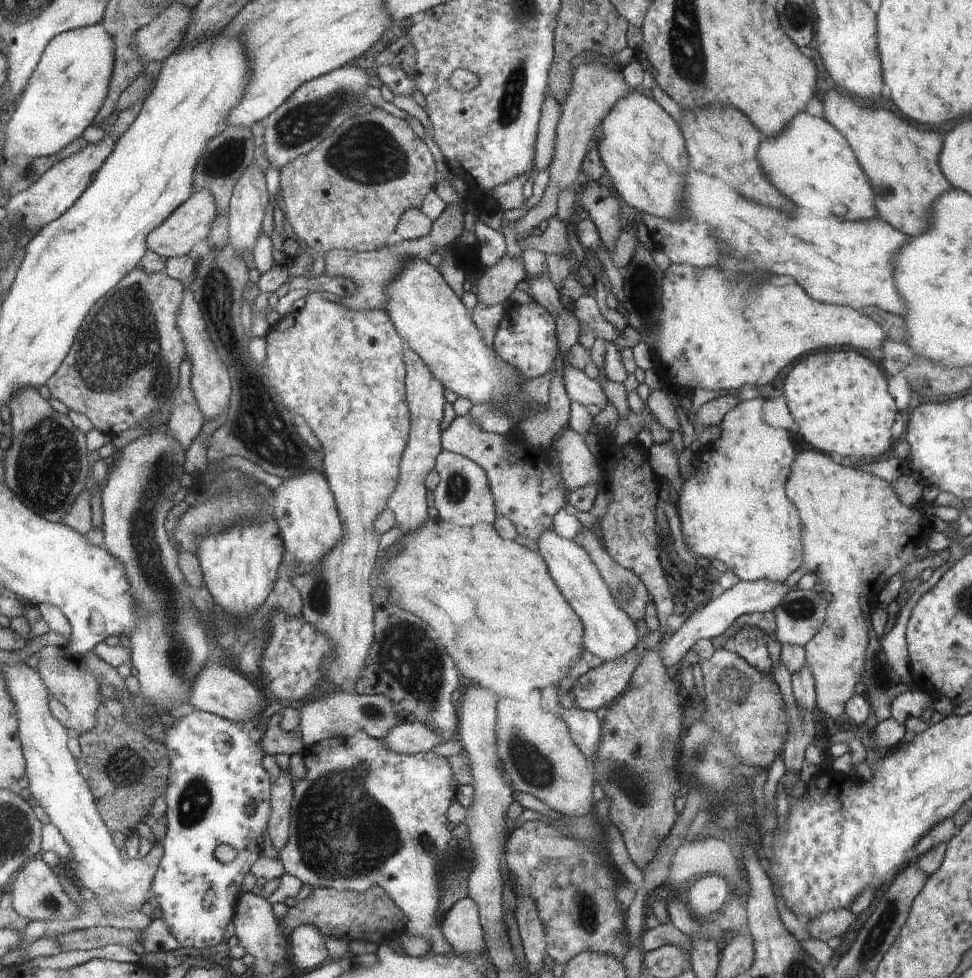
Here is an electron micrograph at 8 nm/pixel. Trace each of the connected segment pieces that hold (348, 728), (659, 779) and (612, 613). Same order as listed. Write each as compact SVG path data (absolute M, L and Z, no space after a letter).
M346 689L334 690L330 695L320 696L315 700L306 700L304 706L297 710L299 713L299 729L301 742L304 748L310 748L325 739L353 736L364 732L378 741L398 724L396 712L388 698L376 695L360 695Z
M660 648L649 649L642 656L633 673L627 692L609 708L609 714L602 724L602 742L595 757L590 763L593 766L594 782L602 784L606 797L611 798L611 806L608 814L610 822L615 824L624 839L626 849L630 854L630 860L643 871L655 858L659 846L669 836L670 828L676 822L676 810L674 810L674 794L680 790L678 778L676 778L677 758L680 752L680 700L676 686L666 674Z
M554 528L546 529L536 540L542 556L549 564L550 575L585 626L584 650L604 663L618 661L637 649L640 632L635 621L617 606L614 596L602 579L598 568L576 541L564 539Z

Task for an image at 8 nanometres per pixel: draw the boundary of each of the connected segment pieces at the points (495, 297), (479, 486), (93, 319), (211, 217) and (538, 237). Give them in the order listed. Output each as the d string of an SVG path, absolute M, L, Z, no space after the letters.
M505 254L495 265L487 267L475 282L478 288L477 302L486 306L494 306L504 300L509 302L510 294L524 283L526 276L522 258Z
M444 449L437 457L436 472L439 483L434 491L434 502L438 517L450 525L473 528L479 523L494 525L497 518L492 487L486 471L473 459Z
M138 266L117 289L103 297L86 318L67 362L49 382L53 397L71 411L87 415L95 428L111 439L140 427L146 418L162 410L164 403L172 401L174 393L179 392L182 366L190 357L179 322L186 294L180 280L171 278L164 271L150 274L144 266Z
M204 190L196 193L165 225L161 225L153 234L150 234L149 248L158 255L166 257L168 260L173 257L187 256L198 246L199 242L209 240L212 228L219 214L217 199L212 191Z
M549 218L549 225L542 234L530 234L528 238L520 240L517 244L522 250L525 248L535 248L539 251L544 251L548 256L558 254L568 258L570 256L570 244L568 243L568 232L566 232L567 224L556 218Z

